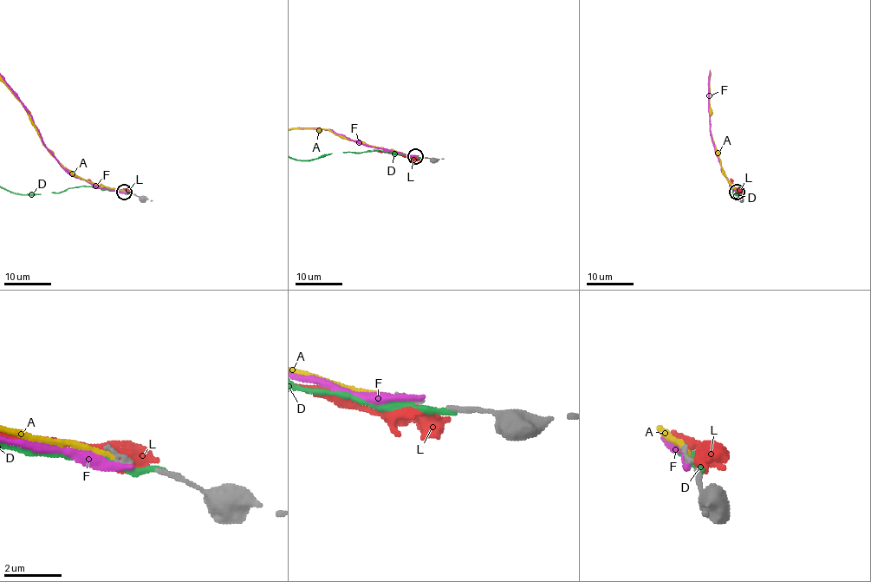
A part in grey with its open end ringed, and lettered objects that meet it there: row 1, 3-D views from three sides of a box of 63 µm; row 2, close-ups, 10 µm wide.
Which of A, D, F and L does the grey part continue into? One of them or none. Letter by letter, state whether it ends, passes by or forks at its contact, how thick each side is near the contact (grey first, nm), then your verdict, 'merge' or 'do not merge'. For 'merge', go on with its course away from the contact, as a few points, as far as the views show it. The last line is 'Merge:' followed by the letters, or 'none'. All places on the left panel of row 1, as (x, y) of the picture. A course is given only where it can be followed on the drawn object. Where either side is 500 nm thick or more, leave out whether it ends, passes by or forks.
A: it ends there; 170 nm thick on the grey side, 170 nm on the other; merge
D: it passes by; 170 nm thick on the grey side, 280 nm on the other; do not merge
F: it ends there; 170 nm thick on the grey side, 300 nm on the other; do not merge
L: it forks there; 170 nm thick on the grey side, 400 nm on the other; do not merge
Merge: A

